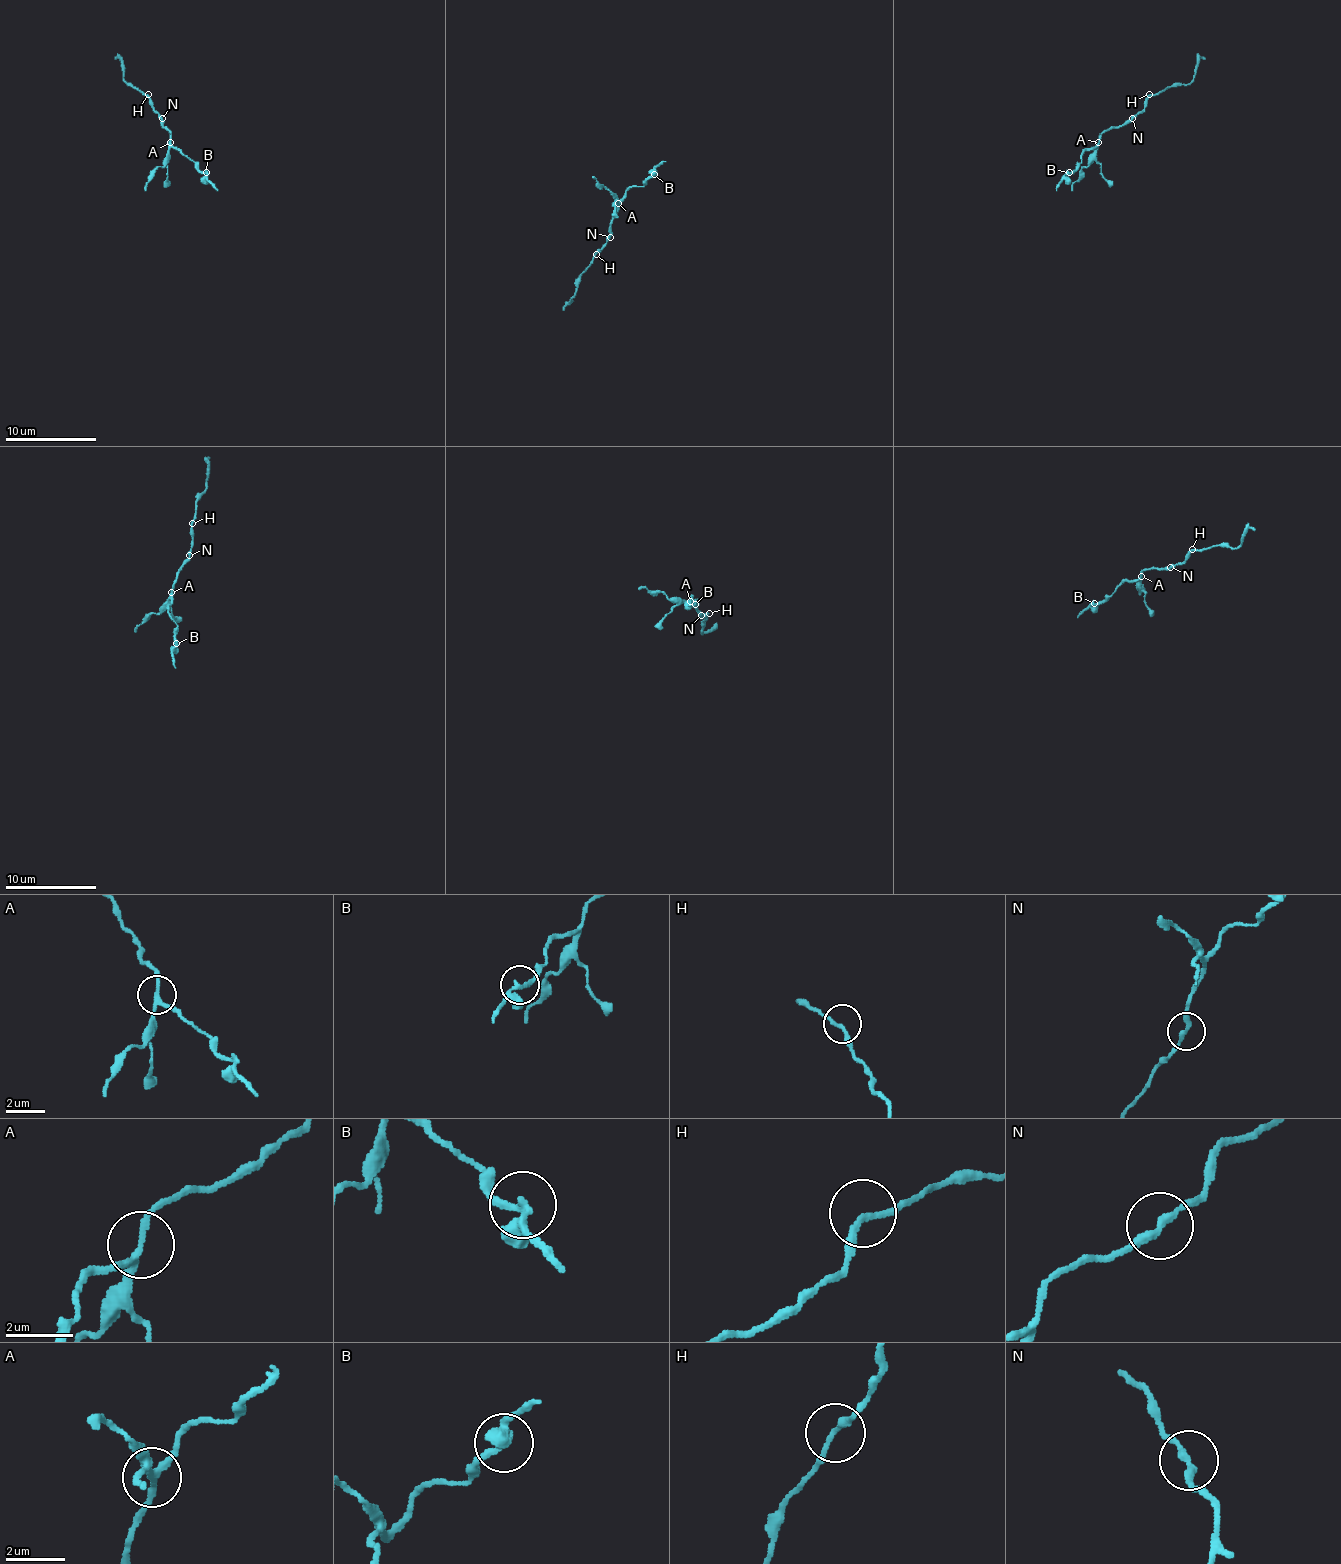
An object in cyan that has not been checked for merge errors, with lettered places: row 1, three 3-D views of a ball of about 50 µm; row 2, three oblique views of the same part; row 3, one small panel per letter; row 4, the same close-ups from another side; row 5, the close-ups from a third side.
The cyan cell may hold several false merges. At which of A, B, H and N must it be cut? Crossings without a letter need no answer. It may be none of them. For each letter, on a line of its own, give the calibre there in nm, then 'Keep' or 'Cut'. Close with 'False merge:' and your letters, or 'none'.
A: Thickness 190 nm. Cut
B: Thickness 180 nm. Keep
H: Thickness 180 nm. Keep
N: Thickness 240 nm. Keep
False merge: A

